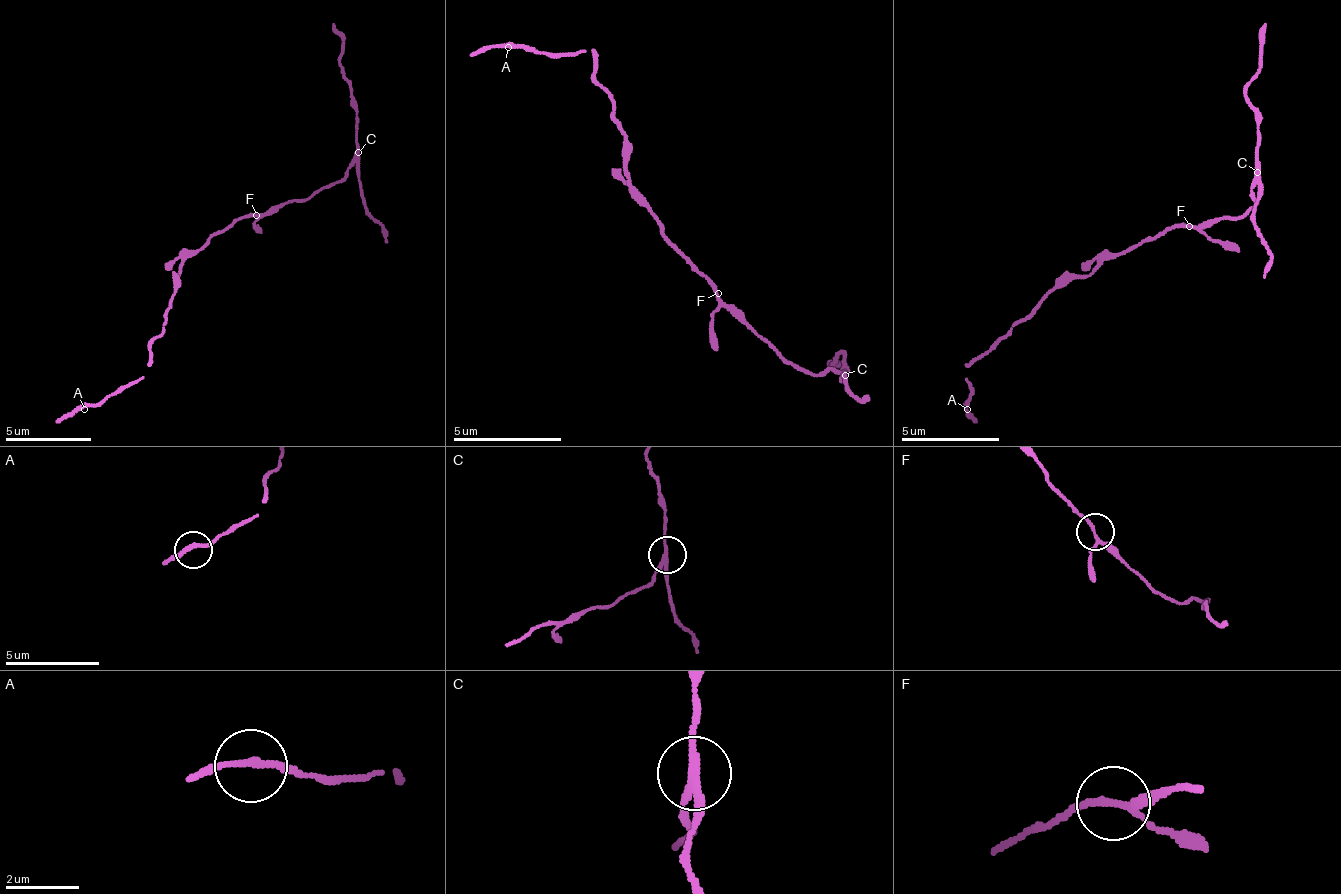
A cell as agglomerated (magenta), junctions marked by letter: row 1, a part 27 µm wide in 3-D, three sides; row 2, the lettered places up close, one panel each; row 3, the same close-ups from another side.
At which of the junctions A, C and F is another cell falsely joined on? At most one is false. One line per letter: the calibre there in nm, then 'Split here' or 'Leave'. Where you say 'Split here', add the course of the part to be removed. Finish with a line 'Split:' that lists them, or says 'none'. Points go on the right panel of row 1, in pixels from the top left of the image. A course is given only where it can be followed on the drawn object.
A: Thickness 180 nm. Leave
C: Thickness 170 nm. Split here. Course of the part to remove: (1256, 173), (1256, 114), (1247, 89), (1258, 68), (1264, 24)
F: Thickness 160 nm. Leave
Split: C

